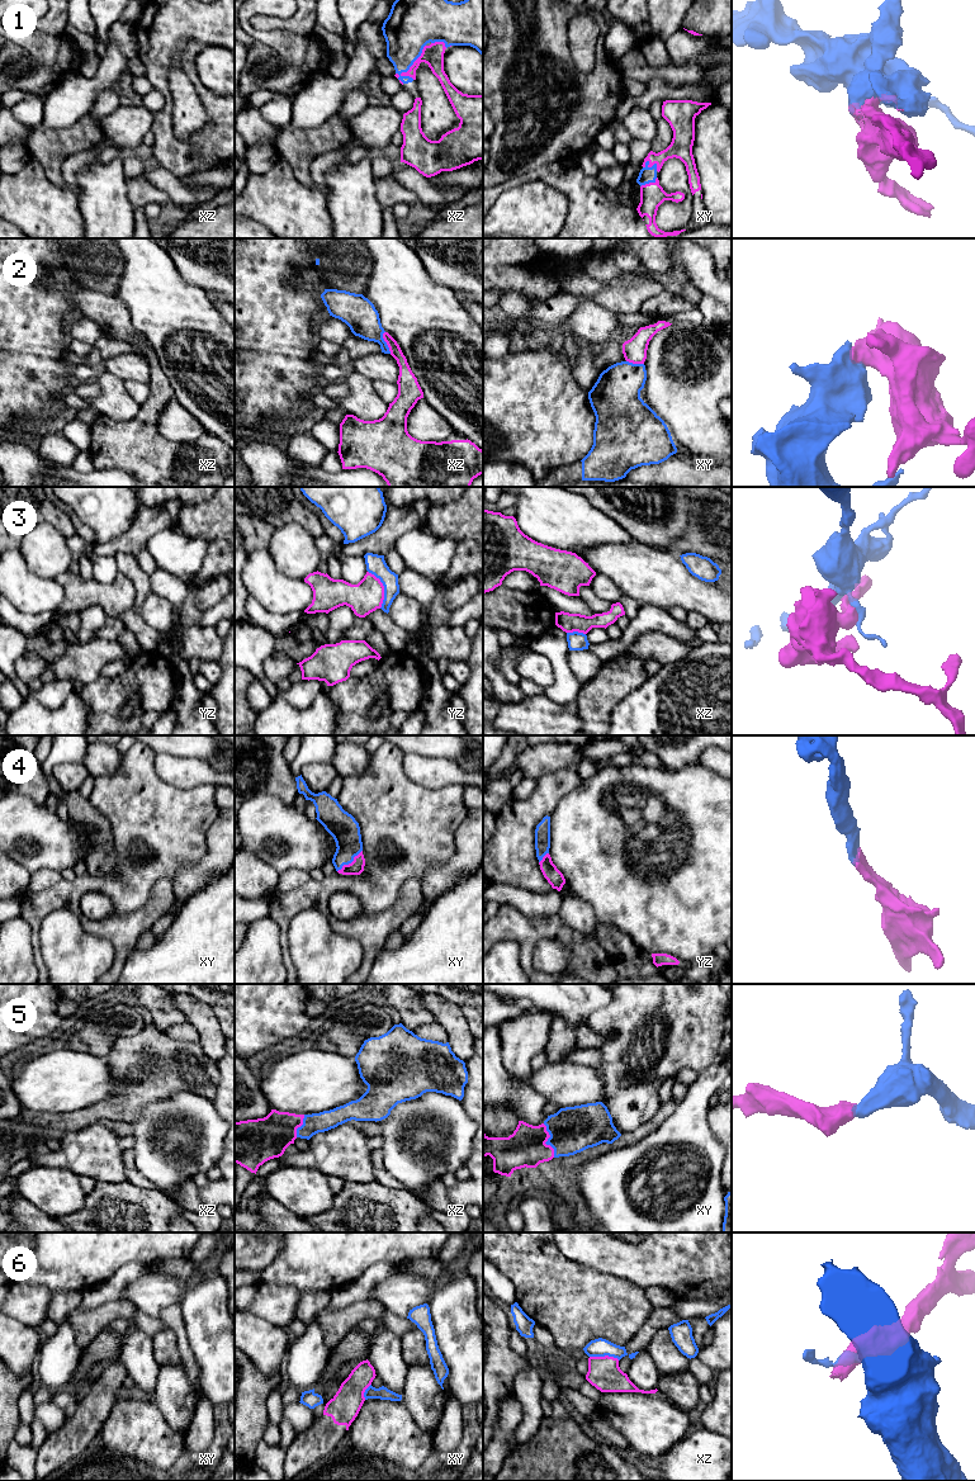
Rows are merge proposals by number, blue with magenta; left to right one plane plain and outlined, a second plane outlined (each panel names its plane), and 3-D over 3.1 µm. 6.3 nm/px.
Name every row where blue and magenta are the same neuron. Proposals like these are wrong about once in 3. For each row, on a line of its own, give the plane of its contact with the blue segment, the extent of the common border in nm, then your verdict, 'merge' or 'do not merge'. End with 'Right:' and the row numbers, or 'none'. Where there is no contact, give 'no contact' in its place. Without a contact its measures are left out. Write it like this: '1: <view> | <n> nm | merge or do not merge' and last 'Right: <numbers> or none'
1: xz | 280 nm | merge
2: xz | 150 nm | do not merge
3: yz | 260 nm | do not merge
4: xy | 220 nm | merge
5: xy | 220 nm | merge
6: xz | 190 nm | do not merge
Right: 1, 4, 5

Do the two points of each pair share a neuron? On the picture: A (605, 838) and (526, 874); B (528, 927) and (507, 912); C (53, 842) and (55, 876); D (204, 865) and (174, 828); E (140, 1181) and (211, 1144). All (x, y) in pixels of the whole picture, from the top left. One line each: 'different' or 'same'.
A: different
B: same
C: different
D: different
E: different

